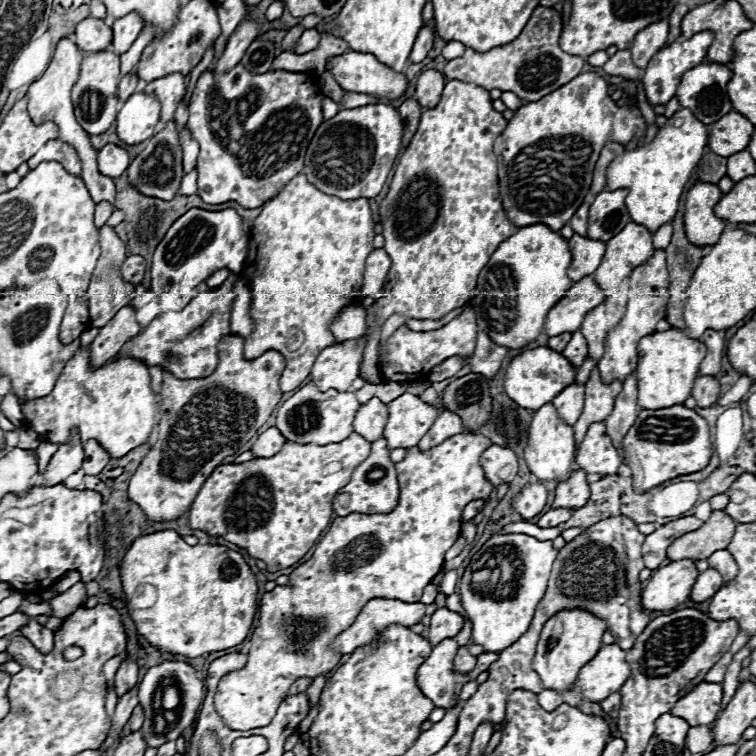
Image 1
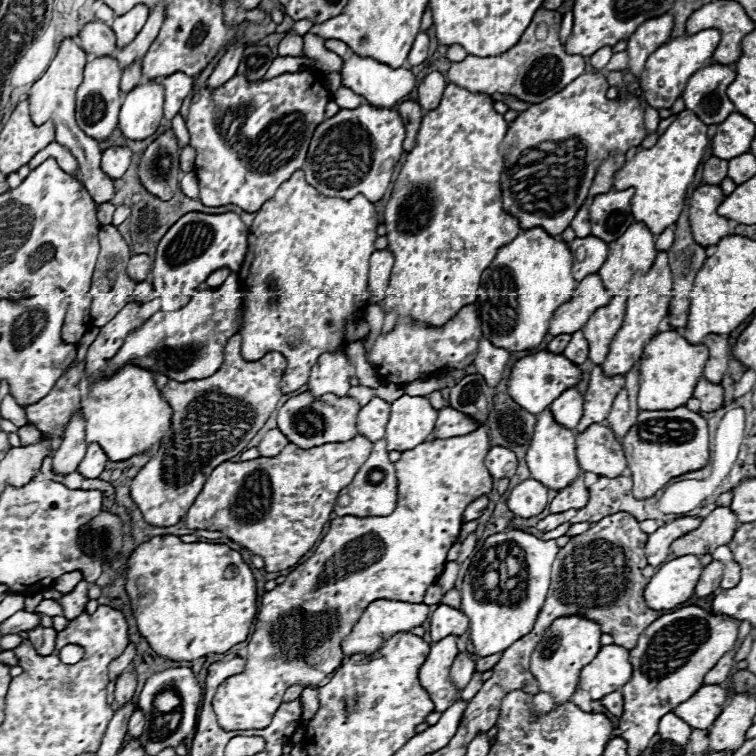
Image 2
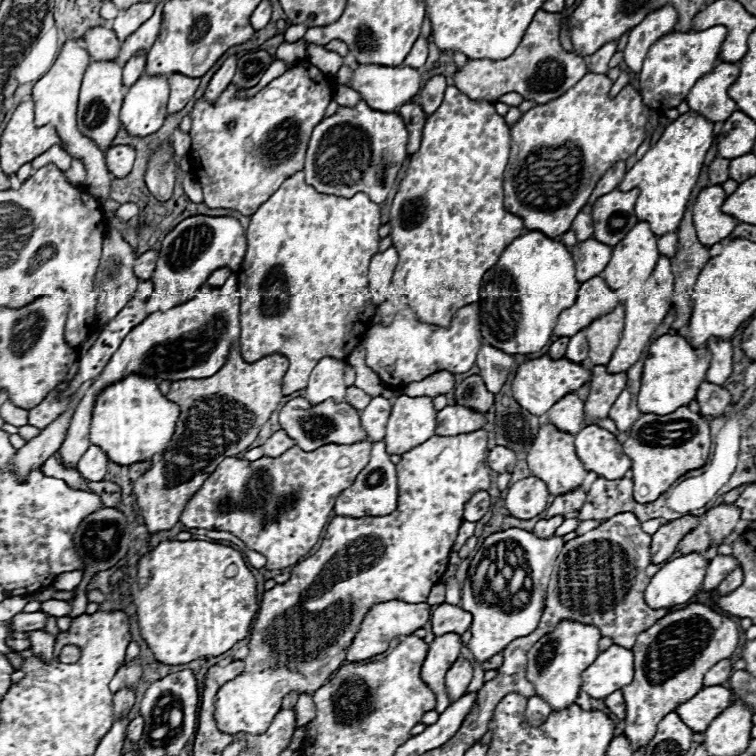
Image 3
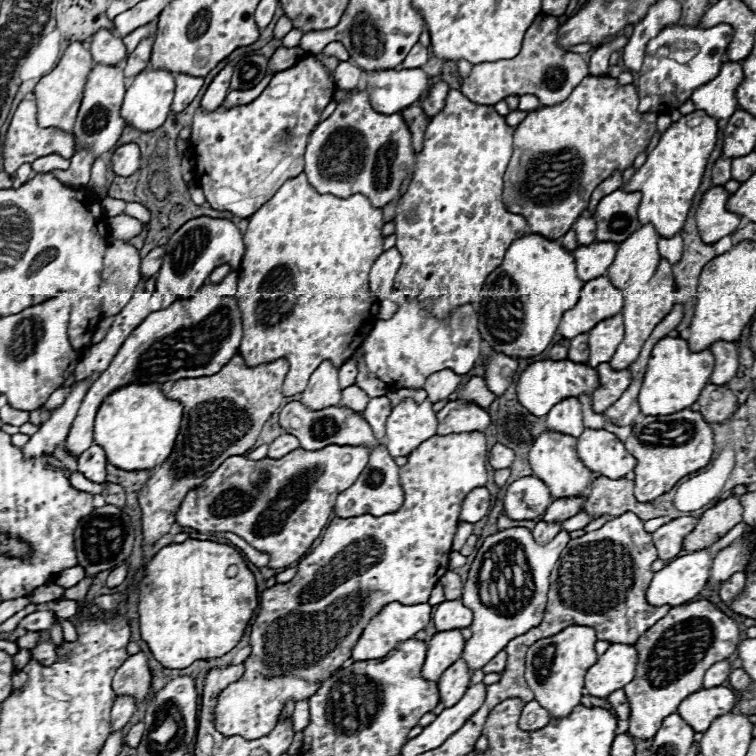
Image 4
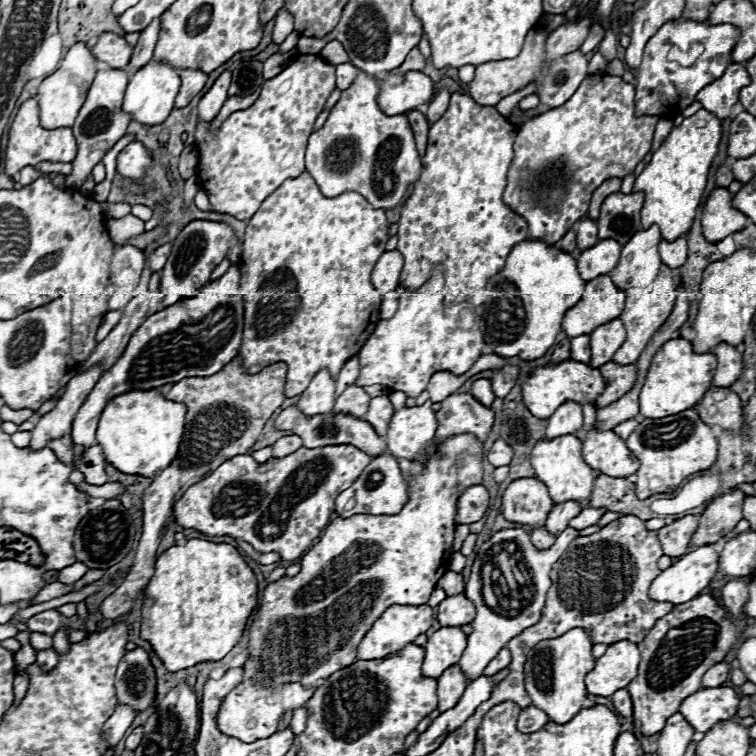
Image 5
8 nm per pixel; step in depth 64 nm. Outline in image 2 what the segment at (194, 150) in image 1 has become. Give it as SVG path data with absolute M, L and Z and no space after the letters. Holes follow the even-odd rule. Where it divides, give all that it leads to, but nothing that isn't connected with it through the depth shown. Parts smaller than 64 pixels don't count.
M186 146L186 148L180 152L180 170L184 170L184 172L194 170L194 158L196 158L194 148L192 148L192 146Z

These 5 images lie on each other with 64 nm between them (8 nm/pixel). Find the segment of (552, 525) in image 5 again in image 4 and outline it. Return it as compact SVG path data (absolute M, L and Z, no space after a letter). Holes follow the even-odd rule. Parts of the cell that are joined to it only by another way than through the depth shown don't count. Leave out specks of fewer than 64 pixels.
M576 496L576 498L560 498L560 500L554 500L546 514L544 514L544 522L564 522L572 516L576 516L580 510L582 510L582 504L584 504L584 496Z

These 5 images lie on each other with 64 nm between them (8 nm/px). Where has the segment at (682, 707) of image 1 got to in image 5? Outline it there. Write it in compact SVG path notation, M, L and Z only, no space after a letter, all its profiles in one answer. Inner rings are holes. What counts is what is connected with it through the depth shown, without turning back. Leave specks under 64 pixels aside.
M728 686L702 688L682 702L680 714L694 726L694 730L708 732L716 722L734 718L738 702L738 694Z

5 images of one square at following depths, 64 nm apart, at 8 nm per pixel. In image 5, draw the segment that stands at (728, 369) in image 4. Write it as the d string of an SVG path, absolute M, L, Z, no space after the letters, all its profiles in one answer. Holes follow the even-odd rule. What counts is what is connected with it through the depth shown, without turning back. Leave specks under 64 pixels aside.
M718 344L714 354L718 358L718 368L716 368L716 374L714 374L714 386L728 388L742 374L742 368L744 368L742 354L728 344Z

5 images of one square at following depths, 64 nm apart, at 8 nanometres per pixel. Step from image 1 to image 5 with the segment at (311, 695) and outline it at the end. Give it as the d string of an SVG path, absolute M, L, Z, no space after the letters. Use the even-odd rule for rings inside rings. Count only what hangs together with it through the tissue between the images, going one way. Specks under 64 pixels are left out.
M296 708L296 710L294 710L294 714L292 714L290 730L292 730L294 734L300 734L300 732L304 730L304 726L306 726L306 718L308 718L306 708Z

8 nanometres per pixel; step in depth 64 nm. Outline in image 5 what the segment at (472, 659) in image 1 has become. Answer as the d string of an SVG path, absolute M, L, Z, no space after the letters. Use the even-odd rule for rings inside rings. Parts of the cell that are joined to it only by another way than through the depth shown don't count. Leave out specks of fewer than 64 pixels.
M458 664L444 670L444 674L438 678L438 710L444 712L456 706L460 694L464 694L464 686L468 686L468 682Z

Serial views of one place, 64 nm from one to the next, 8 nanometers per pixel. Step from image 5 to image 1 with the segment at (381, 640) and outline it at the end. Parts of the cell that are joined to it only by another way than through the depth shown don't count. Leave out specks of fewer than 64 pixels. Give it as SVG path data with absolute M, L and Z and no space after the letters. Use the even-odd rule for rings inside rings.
M372 598L362 612L358 614L356 622L344 630L334 642L332 650L340 654L352 654L356 648L372 644L380 630L388 626L414 626L426 614L426 604L422 602L402 602L390 598Z

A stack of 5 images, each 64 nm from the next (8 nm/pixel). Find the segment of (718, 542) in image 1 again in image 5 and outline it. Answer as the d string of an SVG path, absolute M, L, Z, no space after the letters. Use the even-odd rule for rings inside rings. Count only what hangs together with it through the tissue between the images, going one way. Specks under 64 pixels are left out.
M732 490L728 494L722 494L714 498L704 514L700 516L700 526L692 536L692 546L704 546L714 544L728 532L736 528L736 524L742 520L742 504L746 494L742 490Z

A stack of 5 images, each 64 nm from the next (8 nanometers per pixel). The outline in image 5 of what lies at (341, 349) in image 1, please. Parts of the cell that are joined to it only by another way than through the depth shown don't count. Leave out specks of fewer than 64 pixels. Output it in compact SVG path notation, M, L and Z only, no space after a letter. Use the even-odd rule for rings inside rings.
M320 370L310 386L300 394L300 400L296 404L296 408L302 412L302 414L308 414L308 416L316 416L316 414L328 414L336 402L336 396L334 396L334 390L336 390L336 382L330 378L328 370Z

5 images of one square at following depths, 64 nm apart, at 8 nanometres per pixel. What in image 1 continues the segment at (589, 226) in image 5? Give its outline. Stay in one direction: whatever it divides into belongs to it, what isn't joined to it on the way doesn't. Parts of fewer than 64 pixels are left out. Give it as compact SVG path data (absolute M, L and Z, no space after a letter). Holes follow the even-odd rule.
M582 204L576 214L572 216L572 220L568 222L572 226L572 230L580 236L586 236L588 234L588 204Z

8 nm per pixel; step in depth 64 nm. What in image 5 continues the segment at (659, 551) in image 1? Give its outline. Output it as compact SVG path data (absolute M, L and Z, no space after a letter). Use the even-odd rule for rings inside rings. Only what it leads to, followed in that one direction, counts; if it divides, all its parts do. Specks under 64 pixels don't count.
M684 516L664 528L658 530L658 540L666 556L682 556L686 554L692 534L699 524L698 516Z

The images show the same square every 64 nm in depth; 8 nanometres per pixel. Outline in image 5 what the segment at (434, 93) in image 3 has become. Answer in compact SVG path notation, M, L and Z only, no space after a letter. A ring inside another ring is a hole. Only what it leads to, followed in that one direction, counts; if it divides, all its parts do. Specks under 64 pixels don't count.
M440 90L440 92L432 98L432 102L428 104L426 118L428 118L430 122L440 120L442 114L444 114L444 110L448 110L448 102L450 102L450 92L448 92L448 90Z

